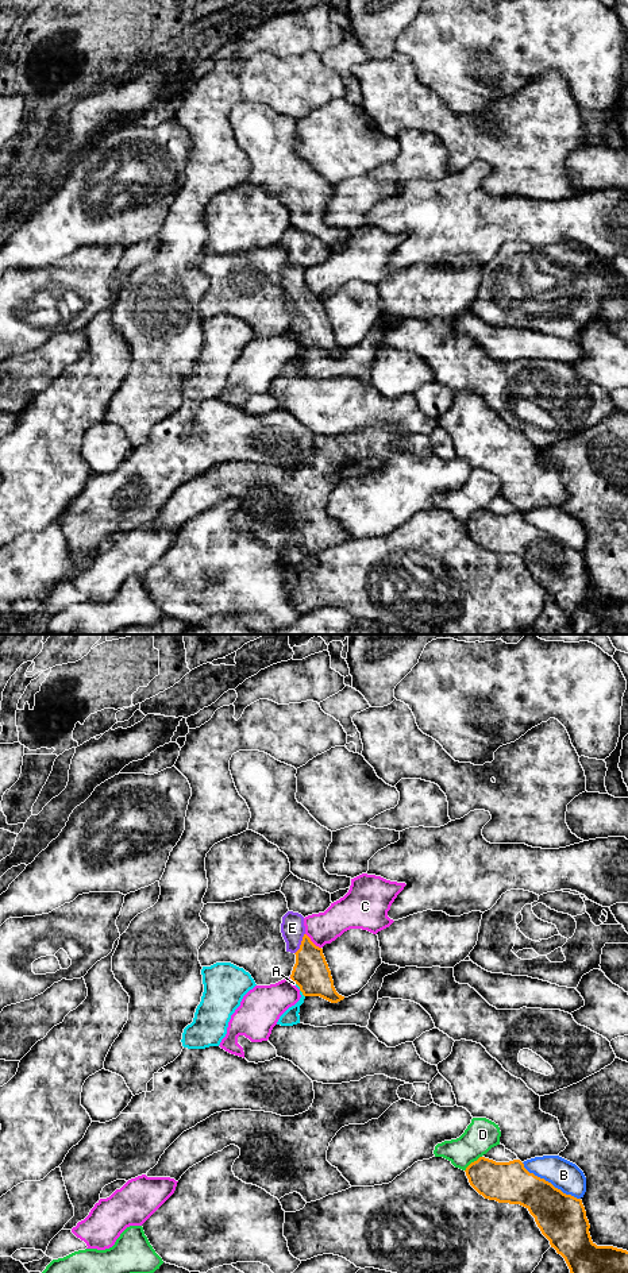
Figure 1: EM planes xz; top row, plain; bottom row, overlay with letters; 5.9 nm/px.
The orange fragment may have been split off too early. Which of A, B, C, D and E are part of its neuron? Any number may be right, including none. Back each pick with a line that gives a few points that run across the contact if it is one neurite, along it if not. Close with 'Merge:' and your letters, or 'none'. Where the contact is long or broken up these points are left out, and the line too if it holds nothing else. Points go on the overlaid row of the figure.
E: line xz (311, 972), (309, 957), (301, 944), (295, 937), (292, 928)
Merge: E

